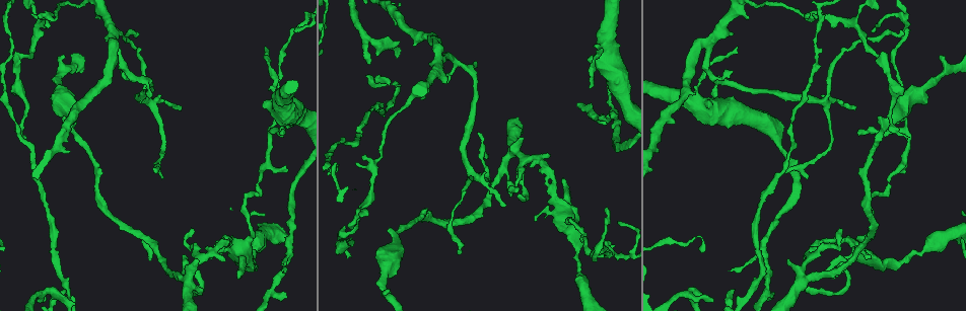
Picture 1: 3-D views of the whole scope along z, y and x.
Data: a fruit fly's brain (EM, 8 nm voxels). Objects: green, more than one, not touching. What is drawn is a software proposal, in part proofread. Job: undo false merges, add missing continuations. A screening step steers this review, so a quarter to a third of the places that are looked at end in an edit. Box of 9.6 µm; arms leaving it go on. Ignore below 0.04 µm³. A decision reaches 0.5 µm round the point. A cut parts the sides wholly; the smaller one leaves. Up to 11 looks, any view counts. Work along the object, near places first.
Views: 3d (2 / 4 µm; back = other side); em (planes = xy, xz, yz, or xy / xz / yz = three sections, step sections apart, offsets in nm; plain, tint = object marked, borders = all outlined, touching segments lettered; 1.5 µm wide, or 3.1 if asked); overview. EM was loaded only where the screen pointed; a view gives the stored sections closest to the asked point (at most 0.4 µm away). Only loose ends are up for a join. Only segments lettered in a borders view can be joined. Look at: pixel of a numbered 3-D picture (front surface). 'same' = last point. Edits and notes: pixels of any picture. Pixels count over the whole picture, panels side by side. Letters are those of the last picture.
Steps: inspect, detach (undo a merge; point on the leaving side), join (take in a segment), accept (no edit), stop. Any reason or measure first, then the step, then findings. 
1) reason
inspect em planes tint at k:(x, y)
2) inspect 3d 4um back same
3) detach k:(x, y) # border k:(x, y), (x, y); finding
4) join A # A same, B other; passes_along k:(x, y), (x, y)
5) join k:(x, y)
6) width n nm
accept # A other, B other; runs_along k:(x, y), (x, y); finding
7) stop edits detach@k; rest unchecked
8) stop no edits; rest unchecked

inspect em yz step 8 tint at 1:(590, 86)

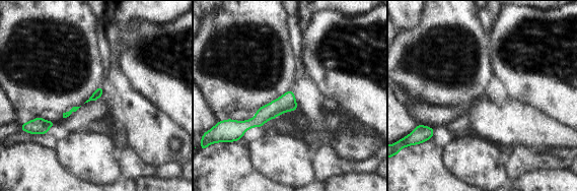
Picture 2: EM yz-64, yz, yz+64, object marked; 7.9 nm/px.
another direction
inspect em planes borders same

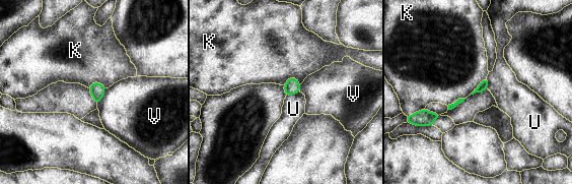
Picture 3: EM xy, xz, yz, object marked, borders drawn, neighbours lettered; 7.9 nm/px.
accept # K other, U other, V other; none of them fits

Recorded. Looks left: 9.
tapers out
inspect em planes plain at 1:(154, 171)

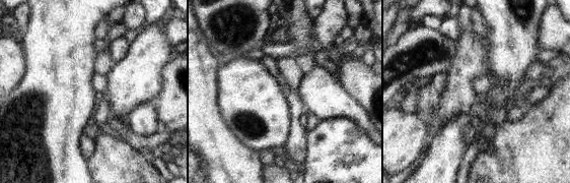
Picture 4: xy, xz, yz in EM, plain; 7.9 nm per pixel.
inspect em planes borders same

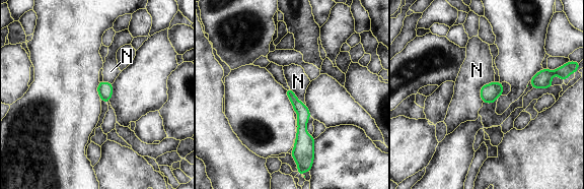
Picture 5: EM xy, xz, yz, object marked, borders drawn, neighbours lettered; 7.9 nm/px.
accept # N other; none of them fits

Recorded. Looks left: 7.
abrupt turn
inspect 3d 4um at 1:(568, 218)

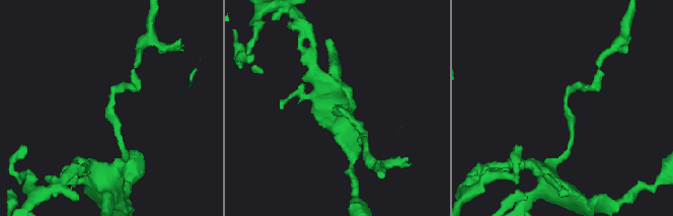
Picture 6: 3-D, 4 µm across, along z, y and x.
shape alone is not enough
inspect em planes plain at 6:(111, 94)

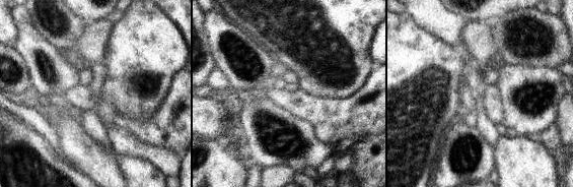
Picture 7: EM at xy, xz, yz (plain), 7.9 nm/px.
what lies round it
inspect em planes borders same

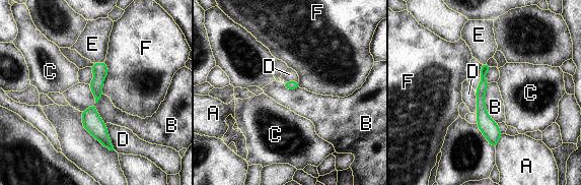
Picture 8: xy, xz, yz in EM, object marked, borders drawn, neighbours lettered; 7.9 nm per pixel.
width 70 nm
accept # A other, B other, C other, D other, E other, F other; border 8:(87, 84), (104, 124); one cell here

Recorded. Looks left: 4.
branch stops here
inspect em yz step 4 borders at 1:(282, 270)

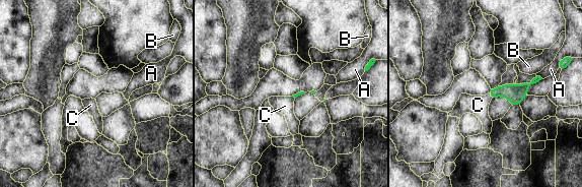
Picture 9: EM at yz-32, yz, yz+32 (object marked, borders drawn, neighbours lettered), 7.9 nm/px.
longest_contact A 60 nm
join C # A other, B other, C same; passes_along 9:(514, 94), (490, 95), (478, 105); the cell continues

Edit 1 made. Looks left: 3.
stop edits join@9; rest unchecked

